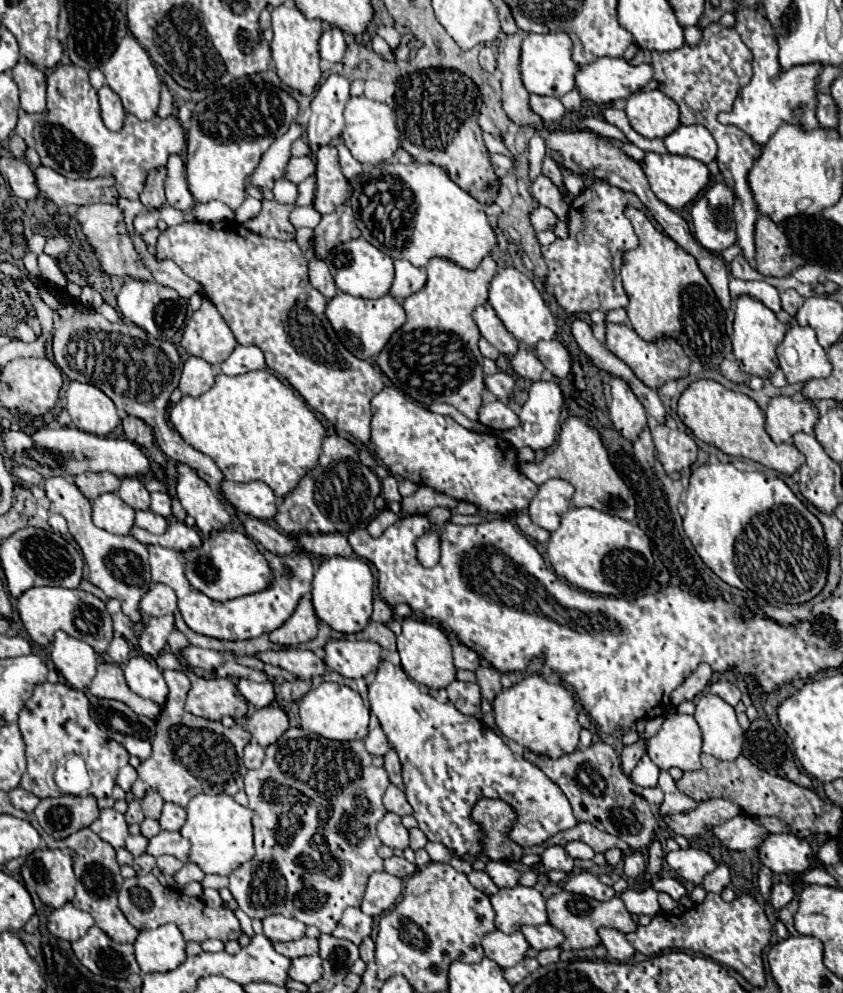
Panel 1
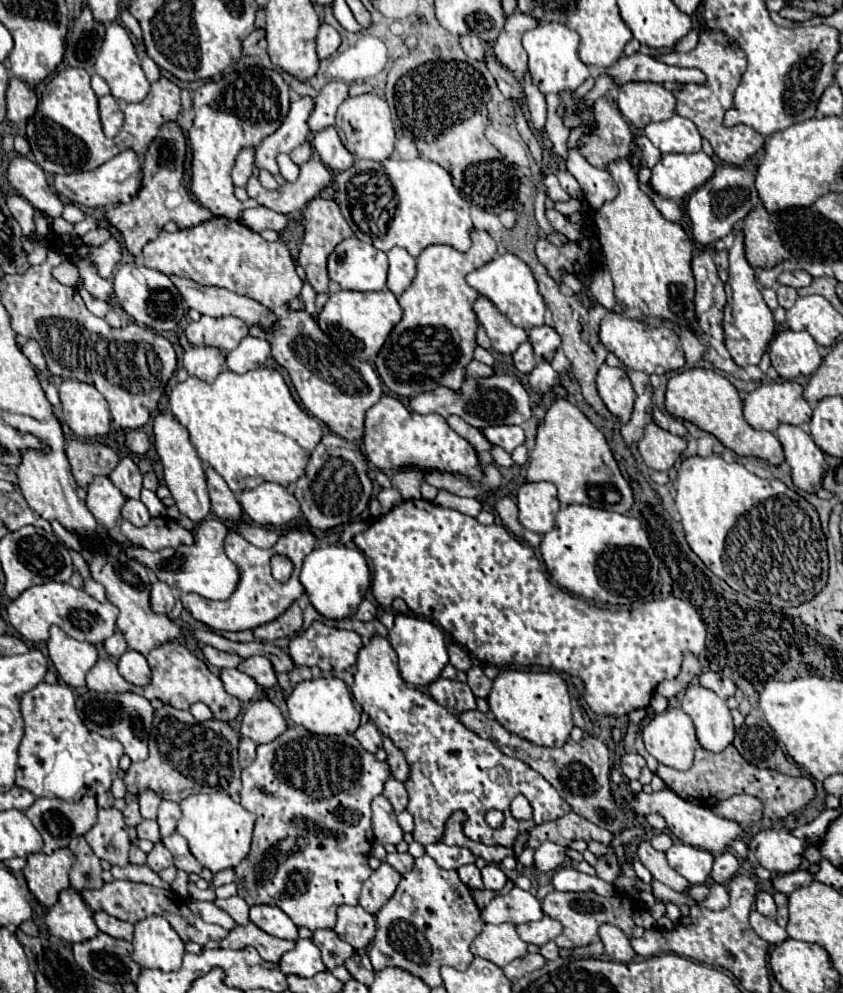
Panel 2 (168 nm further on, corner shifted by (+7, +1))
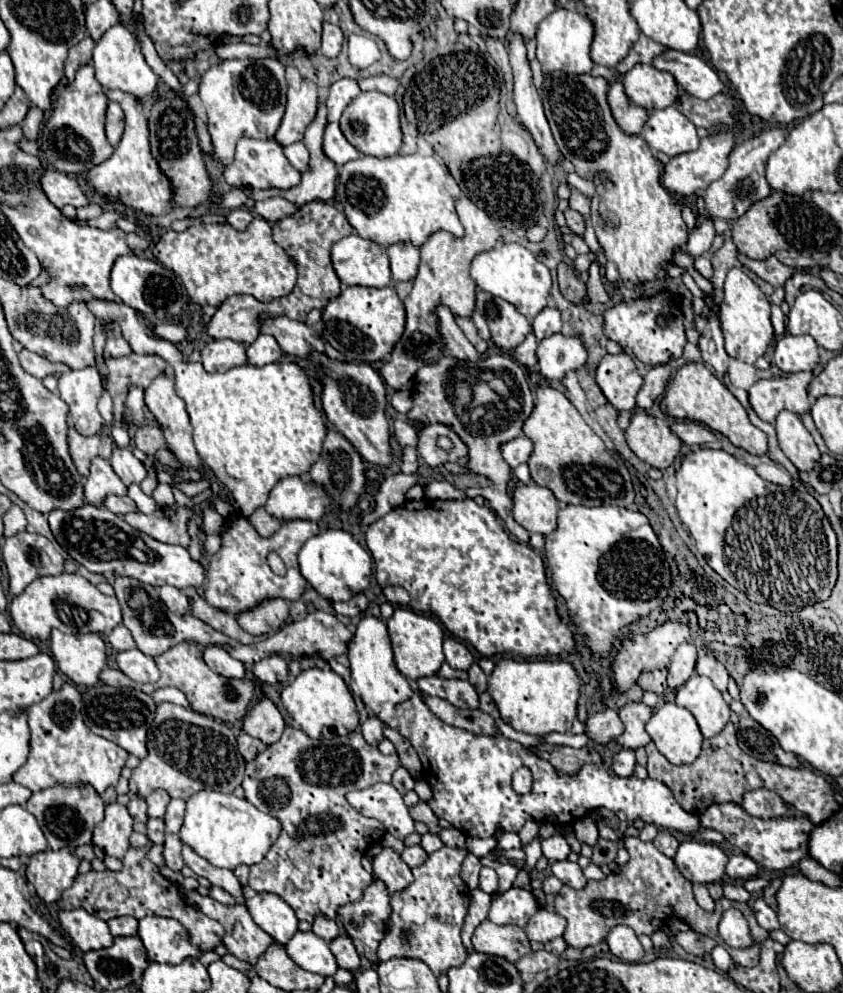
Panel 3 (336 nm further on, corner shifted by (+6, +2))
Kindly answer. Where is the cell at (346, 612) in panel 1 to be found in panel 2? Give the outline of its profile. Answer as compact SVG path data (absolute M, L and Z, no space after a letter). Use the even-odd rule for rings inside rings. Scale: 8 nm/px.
M327 545L313 549L305 557L301 569L301 583L305 587L309 601L323 617L345 619L351 617L355 613L355 607L359 607L359 603L363 601L371 583L371 573L359 549L349 549L343 545Z

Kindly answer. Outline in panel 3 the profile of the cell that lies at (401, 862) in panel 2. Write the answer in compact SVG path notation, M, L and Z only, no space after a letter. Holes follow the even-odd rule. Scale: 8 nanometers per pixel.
M408 846L408 848L404 848L404 852L402 852L402 860L404 860L410 868L420 866L426 858L428 858L428 854L424 852L422 846Z

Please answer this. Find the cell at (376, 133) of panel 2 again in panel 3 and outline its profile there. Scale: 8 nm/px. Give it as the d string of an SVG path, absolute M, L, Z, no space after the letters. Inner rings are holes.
M362 92L358 98L354 98L346 106L340 118L340 128L348 138L348 142L368 156L376 156L376 158L394 156L402 146L398 102L392 96L386 96L382 92Z

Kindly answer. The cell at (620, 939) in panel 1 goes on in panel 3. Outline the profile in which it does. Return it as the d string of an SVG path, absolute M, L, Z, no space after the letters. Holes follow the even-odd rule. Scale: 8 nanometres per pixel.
M616 926L608 934L606 942L610 946L610 952L626 962L640 962L644 958L644 948L634 930L628 926Z

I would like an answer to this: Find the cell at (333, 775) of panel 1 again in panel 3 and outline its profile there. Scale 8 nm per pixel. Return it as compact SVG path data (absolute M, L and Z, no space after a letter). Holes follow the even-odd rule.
M288 726L278 742L270 744L264 752L246 764L246 776L242 782L246 800L252 802L258 810L272 814L282 822L282 832L264 860L250 866L250 888L256 892L278 894L294 908L298 920L308 922L312 922L316 914L336 918L336 912L342 904L360 900L366 886L370 886L374 880L374 876L362 868L360 860L370 846L382 840L386 830L374 818L366 818L350 808L346 792L368 788L376 782L390 782L398 766L398 754L380 754L380 750L370 746L358 730L346 736L336 736L332 740L314 740L302 730Z

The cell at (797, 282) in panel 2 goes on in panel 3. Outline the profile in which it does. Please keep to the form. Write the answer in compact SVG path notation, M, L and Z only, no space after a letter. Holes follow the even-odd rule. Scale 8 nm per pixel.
M738 254L738 260L740 260L742 266L752 270L756 276L760 276L766 282L770 282L774 288L782 286L794 274L794 268L780 264L774 256L770 256L766 260L752 260L752 258L744 256L744 254Z

